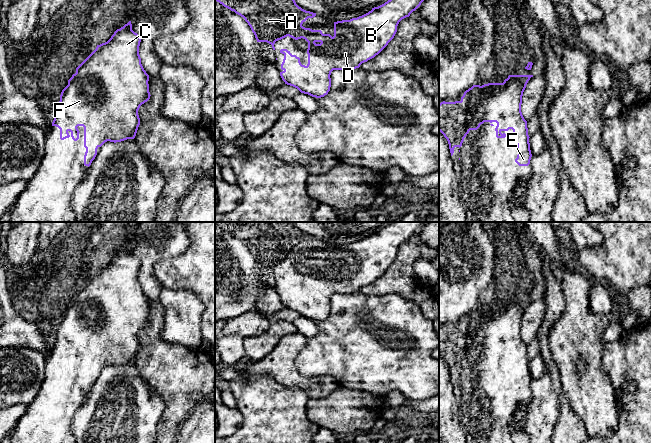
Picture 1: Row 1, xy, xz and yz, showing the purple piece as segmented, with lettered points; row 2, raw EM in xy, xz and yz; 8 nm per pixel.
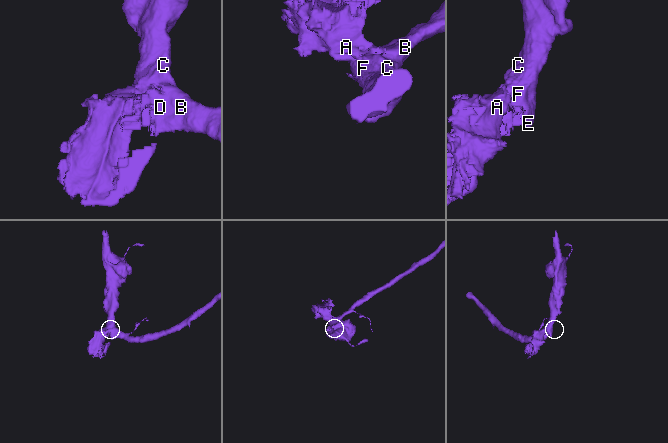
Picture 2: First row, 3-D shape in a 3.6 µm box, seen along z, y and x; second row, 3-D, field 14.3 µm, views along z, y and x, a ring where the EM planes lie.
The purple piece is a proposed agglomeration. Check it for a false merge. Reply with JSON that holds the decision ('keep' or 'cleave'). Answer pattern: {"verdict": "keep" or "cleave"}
{"verdict": "keep"}

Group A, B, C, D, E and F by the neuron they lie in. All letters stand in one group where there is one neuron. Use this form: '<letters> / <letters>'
A B C D E F

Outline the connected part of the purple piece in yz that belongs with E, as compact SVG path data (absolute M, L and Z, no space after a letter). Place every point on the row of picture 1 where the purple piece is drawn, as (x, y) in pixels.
M509 75L503 83L488 83L482 86L473 85L471 88L466 90L461 97L460 101L455 102L441 102L439 104L439 131L444 135L449 144L449 149L451 156L454 153L455 147L461 147L464 141L464 138L469 133L470 130L477 130L481 124L484 122L490 122L491 126L494 126L492 123L496 122L497 126L495 128L497 138L505 138L507 134L501 133L502 131L508 131L509 129L513 130L513 136L517 144L517 158L515 162L519 166L528 166L532 157L529 143L529 135L527 128L527 121L524 119L521 112L522 96L526 88L526 85L530 78L533 75Z

